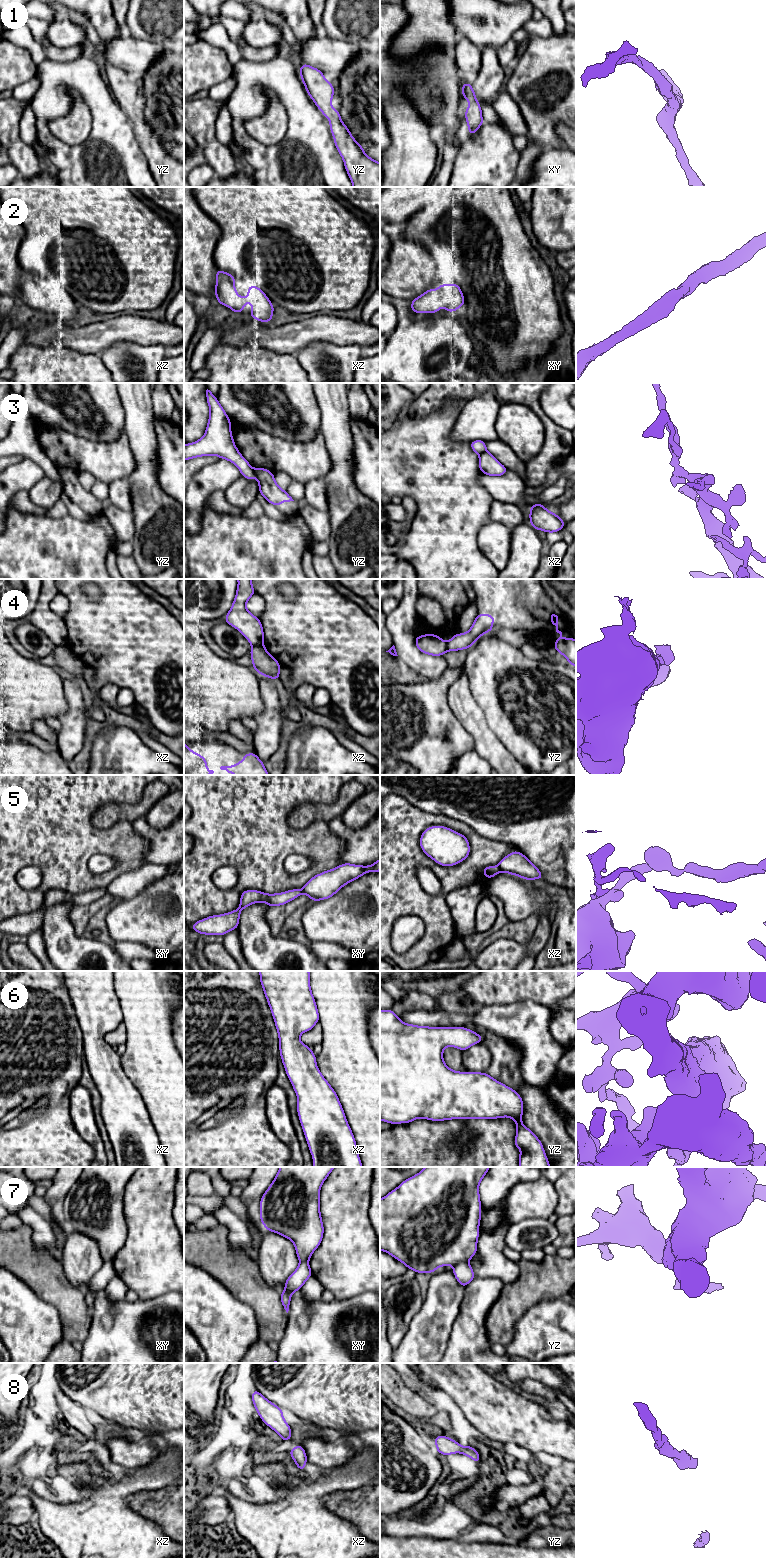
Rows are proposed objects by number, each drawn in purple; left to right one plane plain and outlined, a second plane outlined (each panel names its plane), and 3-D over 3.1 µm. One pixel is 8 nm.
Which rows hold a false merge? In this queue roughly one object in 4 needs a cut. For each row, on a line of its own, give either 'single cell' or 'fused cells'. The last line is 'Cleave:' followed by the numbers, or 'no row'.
1: single cell
2: single cell
3: fused cells
4: fused cells
5: fused cells
6: single cell
7: fused cells
8: single cell
Cleave: 3, 4, 5, 7

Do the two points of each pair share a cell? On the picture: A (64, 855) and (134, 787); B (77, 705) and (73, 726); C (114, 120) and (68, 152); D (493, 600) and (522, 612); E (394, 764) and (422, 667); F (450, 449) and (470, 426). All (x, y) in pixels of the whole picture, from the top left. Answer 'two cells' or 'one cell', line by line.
A: one cell
B: one cell
C: one cell
D: one cell
E: two cells
F: two cells

